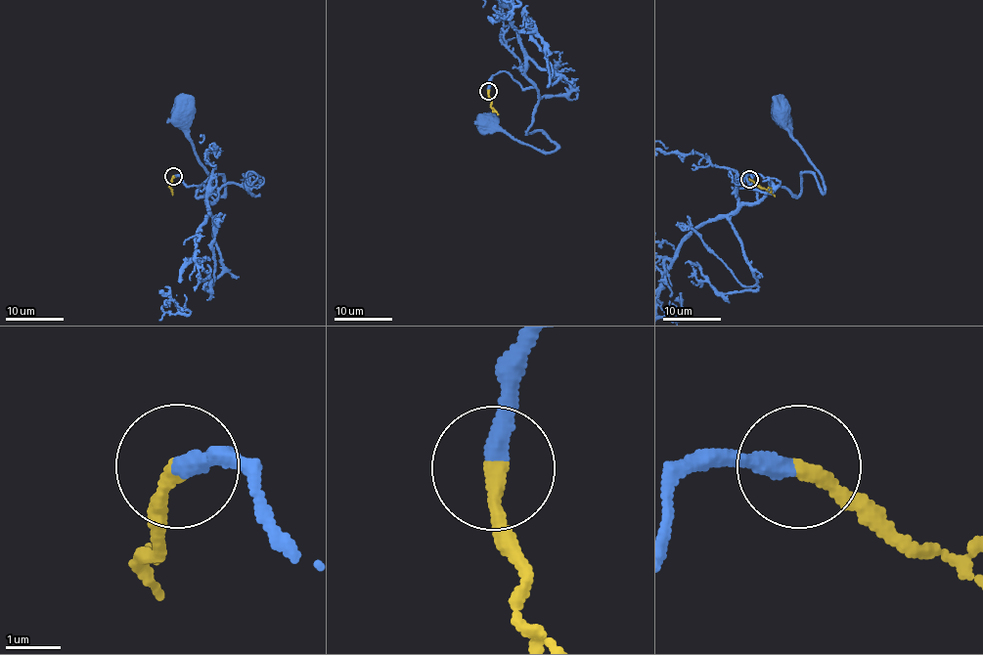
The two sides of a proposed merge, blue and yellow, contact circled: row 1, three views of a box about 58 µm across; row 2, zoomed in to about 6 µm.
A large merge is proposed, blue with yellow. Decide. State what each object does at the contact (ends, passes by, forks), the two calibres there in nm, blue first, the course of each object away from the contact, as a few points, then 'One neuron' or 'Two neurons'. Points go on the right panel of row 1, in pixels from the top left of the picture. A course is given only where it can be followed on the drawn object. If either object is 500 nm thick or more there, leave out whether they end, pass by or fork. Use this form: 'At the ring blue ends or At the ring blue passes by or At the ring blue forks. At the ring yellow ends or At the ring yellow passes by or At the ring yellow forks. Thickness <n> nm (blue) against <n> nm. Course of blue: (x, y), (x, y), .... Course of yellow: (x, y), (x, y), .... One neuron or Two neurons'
At the ring blue ends. At the ring yellow ends. Thickness 340 nm (blue) against 280 nm. Course of blue: (748, 179), (734, 189), (753, 188), (758, 199), (784, 186), (797, 196), (803, 173), (824, 192), (781, 115). Course of yellow: (749, 179), (775, 196). One neuron

